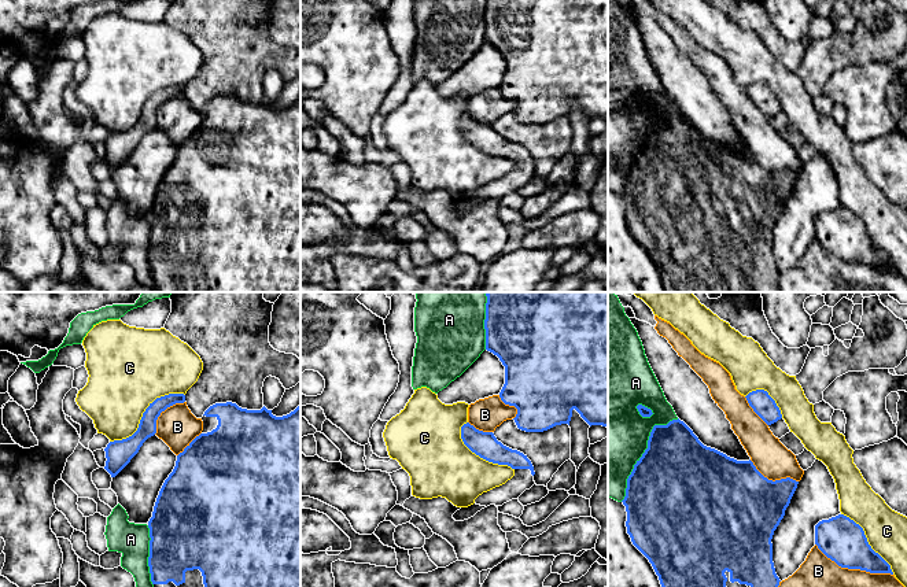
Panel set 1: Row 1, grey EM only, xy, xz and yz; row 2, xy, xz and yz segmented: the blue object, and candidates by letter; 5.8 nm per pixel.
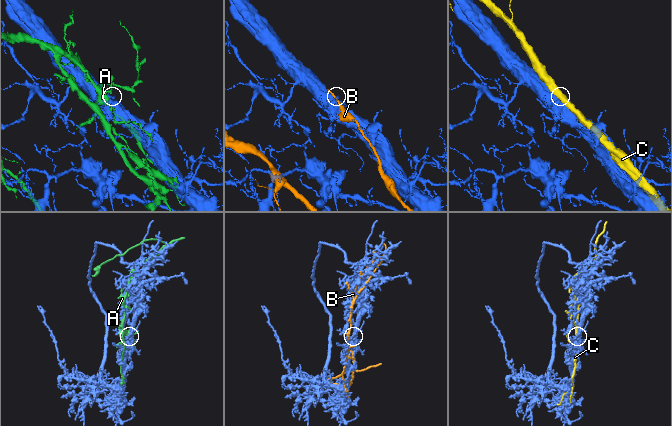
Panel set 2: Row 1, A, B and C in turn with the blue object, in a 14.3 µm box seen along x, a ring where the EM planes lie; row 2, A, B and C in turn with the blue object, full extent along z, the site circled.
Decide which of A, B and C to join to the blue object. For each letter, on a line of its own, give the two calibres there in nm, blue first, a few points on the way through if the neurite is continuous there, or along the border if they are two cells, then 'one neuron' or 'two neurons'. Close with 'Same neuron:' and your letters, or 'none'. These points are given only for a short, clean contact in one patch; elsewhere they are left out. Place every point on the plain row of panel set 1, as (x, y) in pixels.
A: 500 nm thick on the blue side, 440 nm on the other; two neurons
B: 260 nm thick on the blue side, 420 nm on the other; two neurons
C: 130 nm thick on the blue side, 440 nm on the other; two neurons
Same neuron: none

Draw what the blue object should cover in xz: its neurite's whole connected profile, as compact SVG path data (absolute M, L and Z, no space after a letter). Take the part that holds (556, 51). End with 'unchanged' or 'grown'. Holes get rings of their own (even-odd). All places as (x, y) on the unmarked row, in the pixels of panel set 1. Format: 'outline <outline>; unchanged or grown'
outline M486 0L484 22L486 22L486 43L497 48L502 55L502 58L505 59L505 77L499 85L499 91L505 97L515 99L517 101L517 107L513 112L519 122L526 125L543 125L556 118L561 117L569 118L574 101L590 119L602 118L608 121L608 0Z; unchanged

